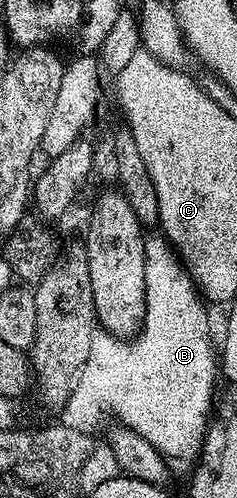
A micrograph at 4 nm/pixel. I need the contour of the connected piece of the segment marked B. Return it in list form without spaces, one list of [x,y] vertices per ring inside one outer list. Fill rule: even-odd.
[[[150,234],[146,236],[146,241],[144,242],[144,286],[146,287],[146,317],[142,319],[140,331],[133,339],[119,338],[115,336],[114,333],[105,330],[95,331],[94,337],[92,338],[92,350],[88,350],[88,358],[84,362],[80,378],[76,382],[76,386],[72,390],[68,402],[60,409],[60,422],[64,426],[75,428],[81,432],[93,433],[95,431],[94,427],[98,424],[98,419],[102,416],[102,412],[111,412],[111,414],[118,419],[115,421],[117,421],[121,427],[130,428],[136,434],[140,434],[140,438],[152,442],[154,448],[157,448],[163,456],[167,458],[173,458],[173,456],[191,456],[191,458],[194,458],[199,455],[202,439],[206,437],[208,417],[211,415],[210,403],[214,400],[216,348],[215,345],[214,348],[210,345],[210,320],[206,317],[205,308],[207,305],[204,303],[203,297],[200,295],[198,289],[195,288],[194,279],[191,278],[189,272],[186,271],[185,264],[178,259],[178,253],[175,252],[173,244],[162,234]]]

